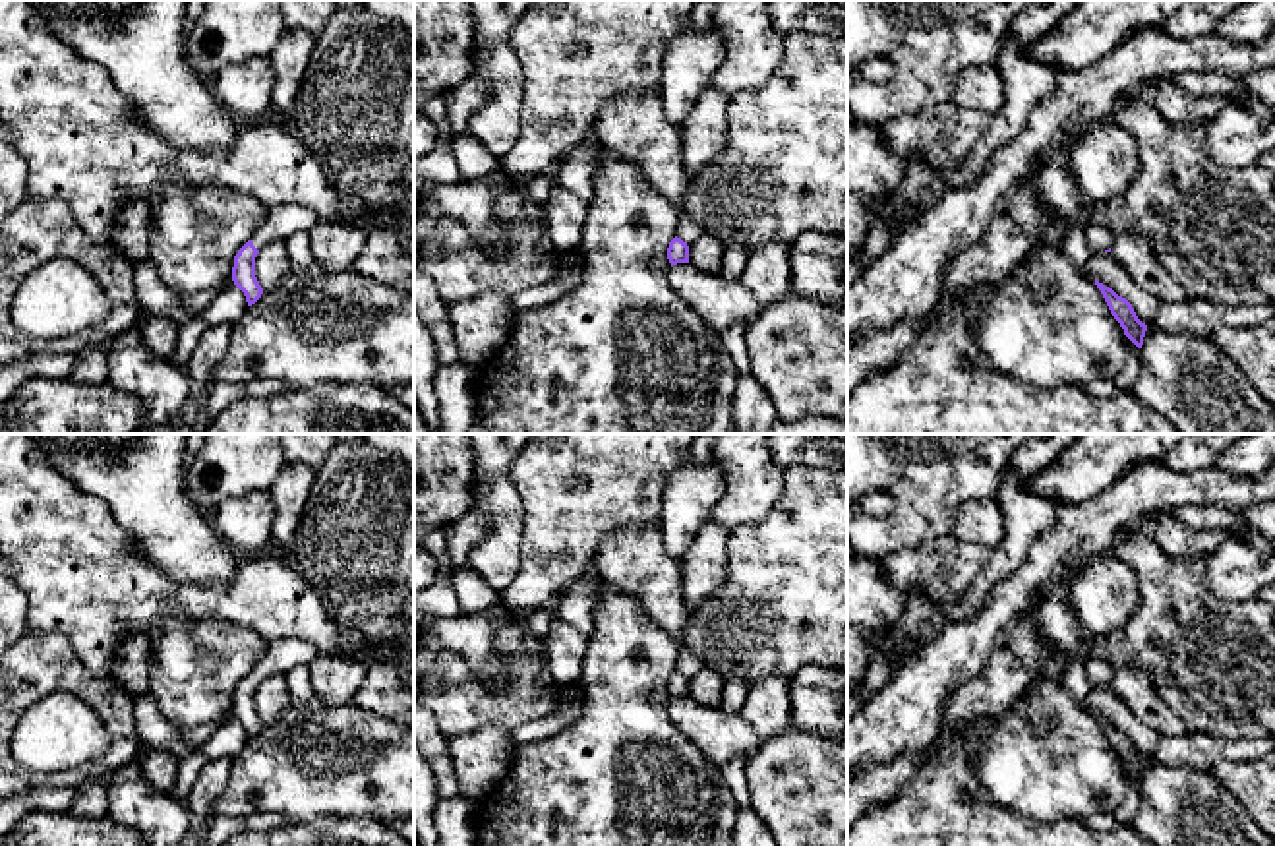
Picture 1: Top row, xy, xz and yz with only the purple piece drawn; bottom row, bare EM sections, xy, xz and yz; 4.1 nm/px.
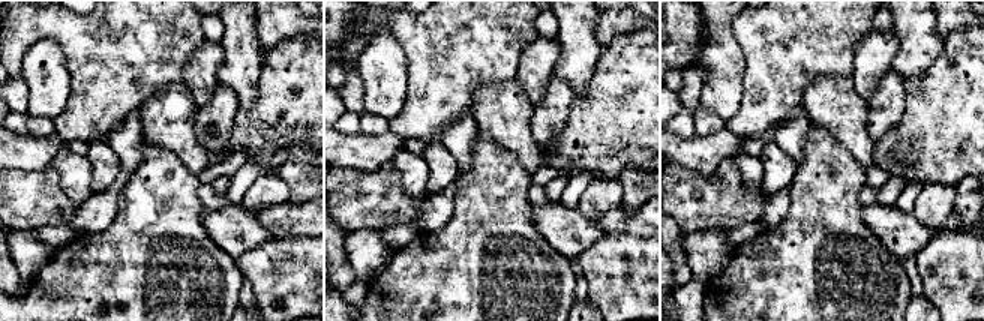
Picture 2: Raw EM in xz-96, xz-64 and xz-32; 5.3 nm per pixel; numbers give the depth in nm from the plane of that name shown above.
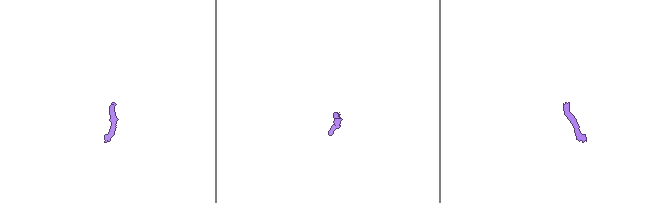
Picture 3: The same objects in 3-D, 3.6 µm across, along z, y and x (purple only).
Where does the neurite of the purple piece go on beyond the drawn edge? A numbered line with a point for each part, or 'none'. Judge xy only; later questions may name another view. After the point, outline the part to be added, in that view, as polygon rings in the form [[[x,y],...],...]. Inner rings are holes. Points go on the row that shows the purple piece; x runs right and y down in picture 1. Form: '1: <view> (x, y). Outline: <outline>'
1: xy (281, 221). Outline: [[[277,205],[267,209],[267,217],[253,232],[252,242],[263,250],[271,242],[284,242],[298,230],[310,230],[319,215],[302,205]]]

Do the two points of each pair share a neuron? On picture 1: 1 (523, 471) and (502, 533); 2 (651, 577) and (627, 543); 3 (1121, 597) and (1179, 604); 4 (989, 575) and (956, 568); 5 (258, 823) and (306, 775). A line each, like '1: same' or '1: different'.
1: different
2: same
3: different
4: different
5: different

